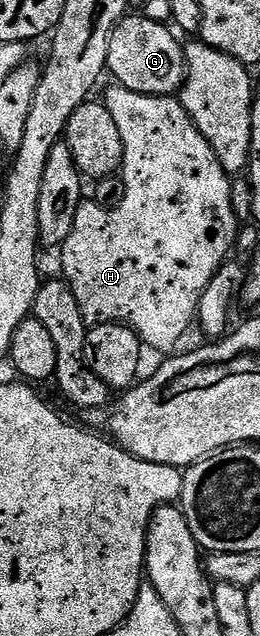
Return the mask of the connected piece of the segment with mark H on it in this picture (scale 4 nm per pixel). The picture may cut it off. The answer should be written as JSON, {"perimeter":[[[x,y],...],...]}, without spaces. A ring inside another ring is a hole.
{"perimeter":[[[110,84],[106,90],[104,105],[108,108],[108,112],[112,112],[112,120],[116,120],[120,140],[124,144],[124,156],[120,167],[120,176],[124,180],[124,200],[120,200],[118,206],[111,207],[100,206],[93,200],[83,201],[82,207],[76,212],[76,224],[72,224],[72,236],[68,236],[68,240],[60,248],[62,270],[66,273],[63,274],[64,280],[76,296],[76,304],[80,308],[87,327],[121,322],[124,326],[131,326],[149,349],[151,346],[154,350],[170,350],[189,332],[190,325],[195,325],[201,297],[204,296],[209,282],[231,257],[230,249],[233,251],[238,241],[240,223],[233,212],[232,178],[220,164],[220,160],[216,158],[216,152],[212,152],[212,144],[204,140],[204,136],[196,128],[196,124],[190,119],[177,97],[155,98],[149,94],[132,92],[117,84]]]}

